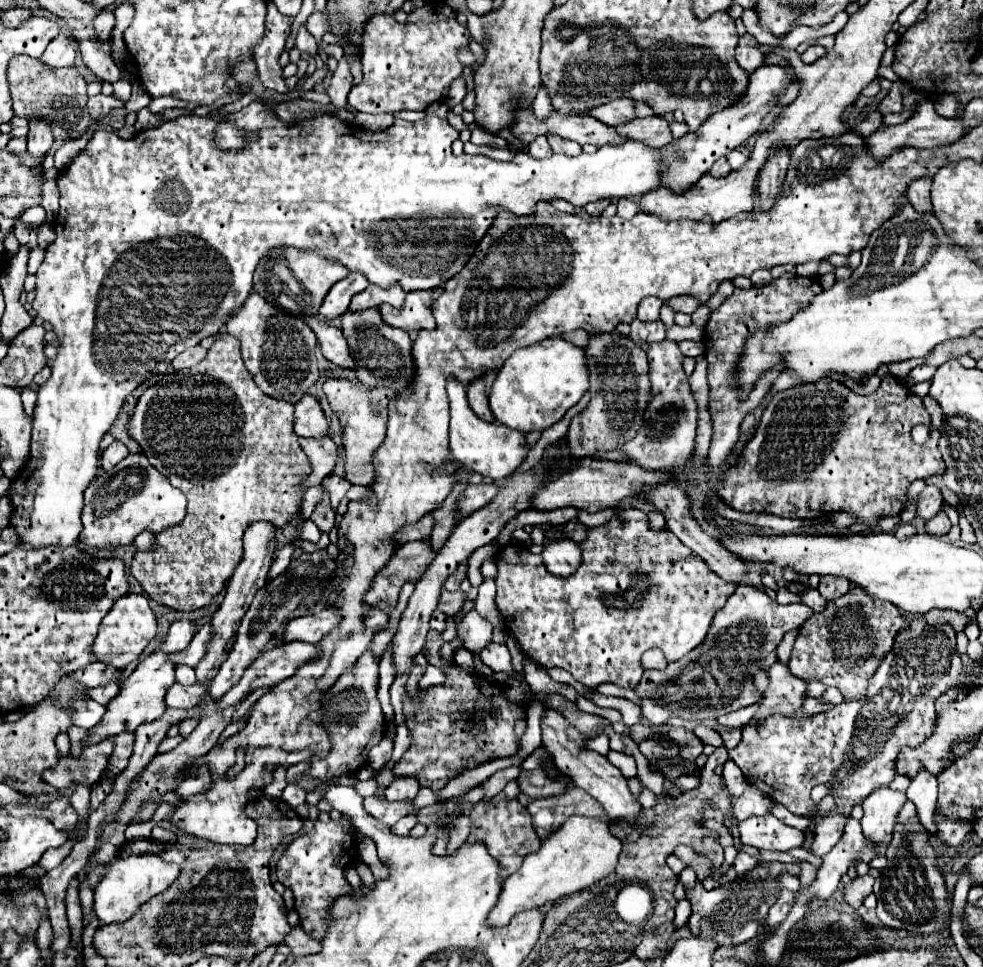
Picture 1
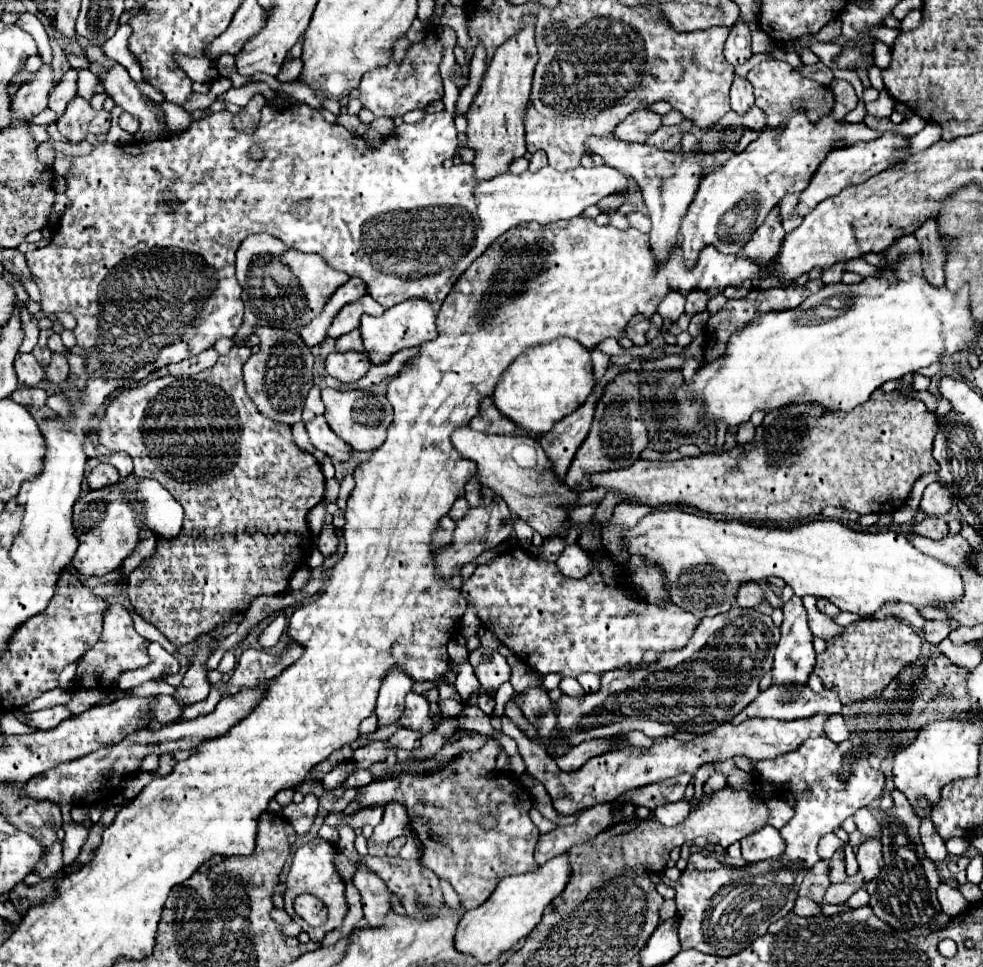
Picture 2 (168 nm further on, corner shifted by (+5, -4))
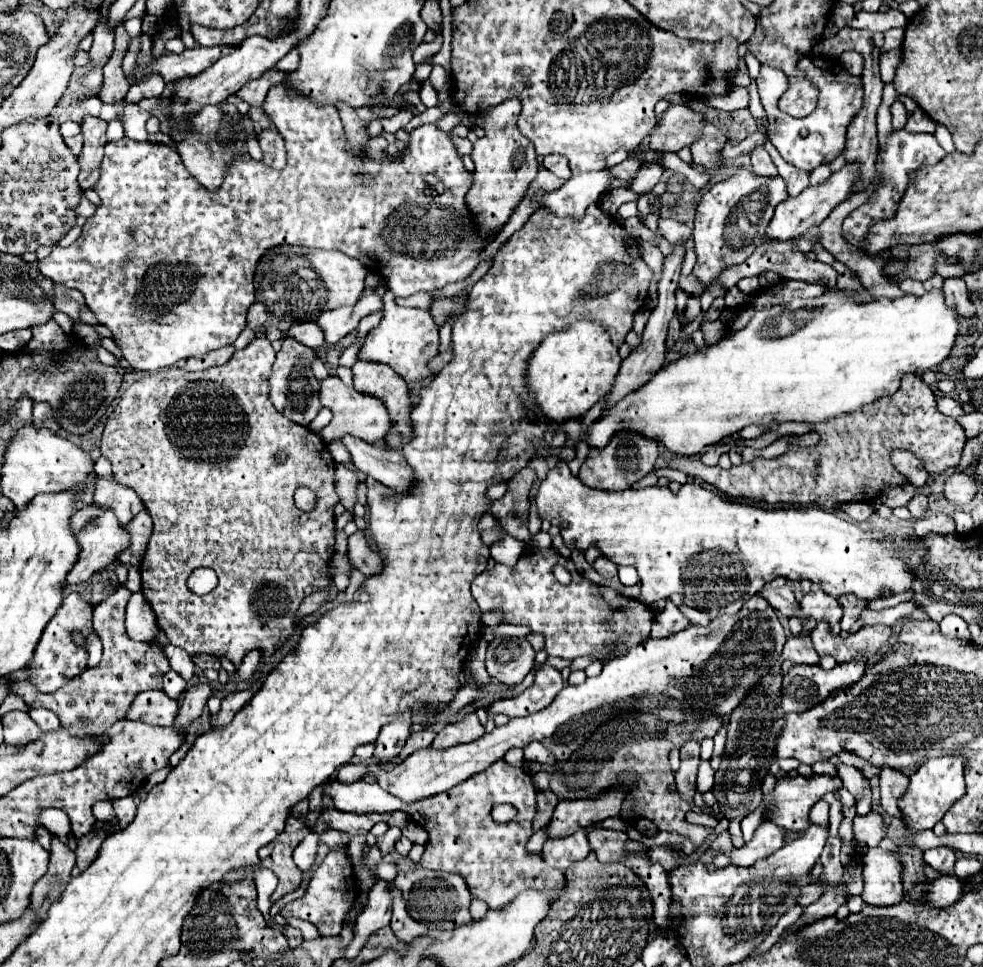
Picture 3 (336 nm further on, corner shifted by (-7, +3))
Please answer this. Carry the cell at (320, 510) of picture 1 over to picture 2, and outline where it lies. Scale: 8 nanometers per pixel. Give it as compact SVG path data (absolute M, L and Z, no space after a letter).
M324 525L320 535L318 535L318 549L320 549L320 553L324 557L328 557L328 555L332 555L336 551L336 547L338 547L338 537L336 537L334 525Z

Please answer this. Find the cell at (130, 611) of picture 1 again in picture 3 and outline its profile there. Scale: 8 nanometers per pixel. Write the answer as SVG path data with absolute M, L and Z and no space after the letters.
M122 586L94 608L94 630L104 644L102 662L98 666L88 668L80 676L72 678L64 688L50 694L38 692L34 684L30 684L30 680L12 682L10 692L18 694L30 708L42 706L56 712L60 724L70 732L70 736L86 738L104 734L114 722L122 720L138 692L162 690L162 678L170 670L162 648L158 648L156 642L134 642L126 634L124 610L130 596L132 594Z

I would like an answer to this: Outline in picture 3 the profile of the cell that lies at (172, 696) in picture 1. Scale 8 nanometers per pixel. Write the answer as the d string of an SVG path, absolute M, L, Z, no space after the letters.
M152 690L152 692L140 692L124 718L146 722L152 726L172 726L176 712L178 712L176 700L170 700L164 692Z

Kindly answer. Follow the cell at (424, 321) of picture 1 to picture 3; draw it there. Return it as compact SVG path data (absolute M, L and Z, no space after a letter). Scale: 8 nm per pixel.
M384 294L384 318L380 326L370 330L364 338L364 344L360 346L358 358L366 362L378 362L388 364L394 368L406 382L424 382L430 380L436 372L428 368L428 362L438 356L438 326L432 320L428 310L420 308L402 308L394 302L394 294Z

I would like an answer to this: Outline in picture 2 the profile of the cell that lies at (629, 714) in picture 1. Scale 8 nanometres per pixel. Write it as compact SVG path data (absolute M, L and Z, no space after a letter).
M564 677L562 679L560 691L564 695L568 695L568 697L582 697L582 695L586 695L586 691L580 687L580 683L576 679L572 679L572 677Z

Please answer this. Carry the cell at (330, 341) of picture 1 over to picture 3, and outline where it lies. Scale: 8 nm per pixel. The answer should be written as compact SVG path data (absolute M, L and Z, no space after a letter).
M358 360L352 366L352 372L354 372L354 388L362 394L374 396L380 402L384 402L394 428L406 440L410 440L412 438L410 412L414 408L414 402L410 386L404 382L404 378L388 366L364 360Z

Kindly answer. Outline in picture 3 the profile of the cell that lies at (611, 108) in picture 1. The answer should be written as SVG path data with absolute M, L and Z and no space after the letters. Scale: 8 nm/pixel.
M686 104L670 106L662 114L662 120L652 134L650 148L664 150L664 152L678 152L680 148L700 140L704 122L706 122L706 116L694 112Z

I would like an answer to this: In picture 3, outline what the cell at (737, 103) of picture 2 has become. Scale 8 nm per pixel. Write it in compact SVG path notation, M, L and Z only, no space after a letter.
M758 146L758 148L752 152L750 158L752 158L752 170L754 170L756 174L760 174L760 176L764 176L764 178L778 176L778 170L776 170L772 158L768 156L768 152L766 152L762 146Z

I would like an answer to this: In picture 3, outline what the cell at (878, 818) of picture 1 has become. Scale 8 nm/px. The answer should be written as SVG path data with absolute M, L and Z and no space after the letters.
M868 848L864 854L864 892L862 900L870 906L894 906L902 902L904 888L900 882L902 866L892 852Z

